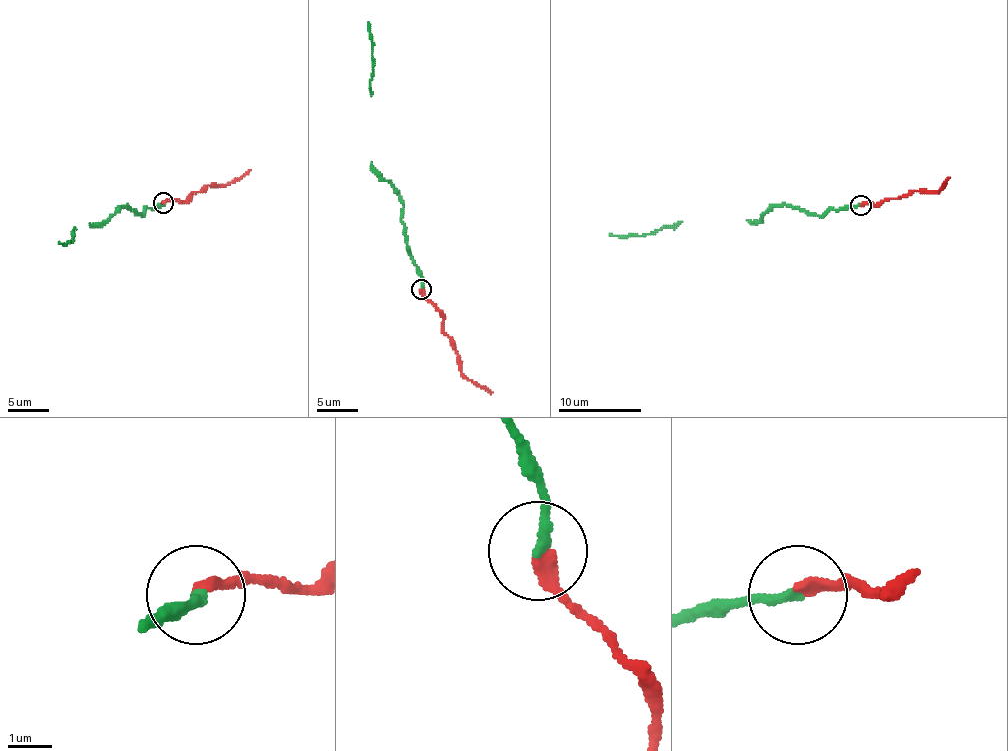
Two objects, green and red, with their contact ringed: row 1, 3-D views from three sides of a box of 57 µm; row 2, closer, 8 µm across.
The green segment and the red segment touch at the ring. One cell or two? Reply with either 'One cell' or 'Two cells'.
One cell

